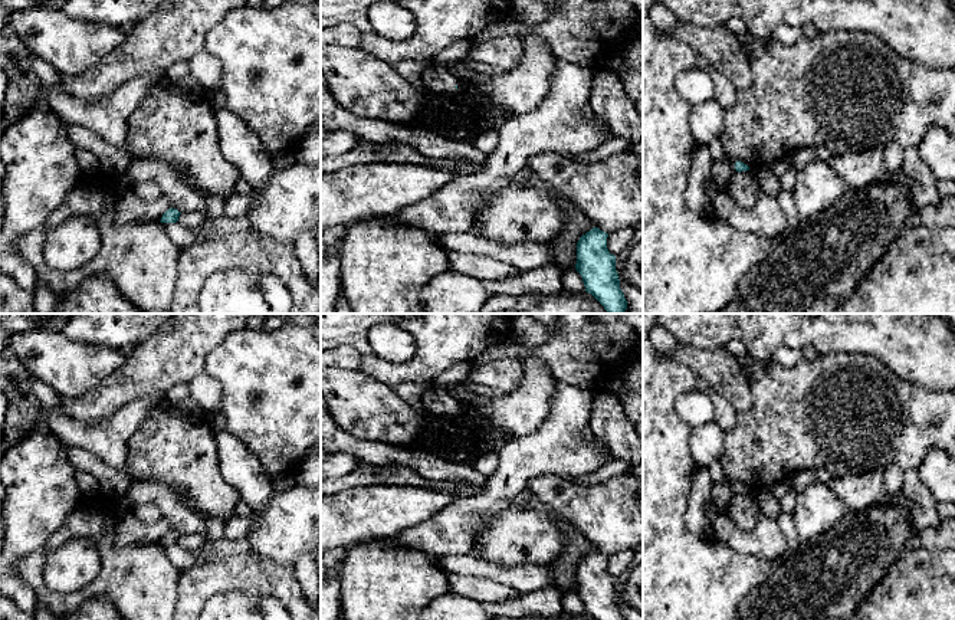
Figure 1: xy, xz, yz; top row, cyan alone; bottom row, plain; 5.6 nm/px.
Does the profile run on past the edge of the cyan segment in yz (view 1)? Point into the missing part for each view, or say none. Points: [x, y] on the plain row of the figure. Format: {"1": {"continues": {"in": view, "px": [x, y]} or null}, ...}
{"1": {"continues": null}}

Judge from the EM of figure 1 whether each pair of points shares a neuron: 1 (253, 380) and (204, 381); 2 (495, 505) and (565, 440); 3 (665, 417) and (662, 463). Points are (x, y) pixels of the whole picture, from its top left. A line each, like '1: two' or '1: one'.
1: two
2: one
3: one

